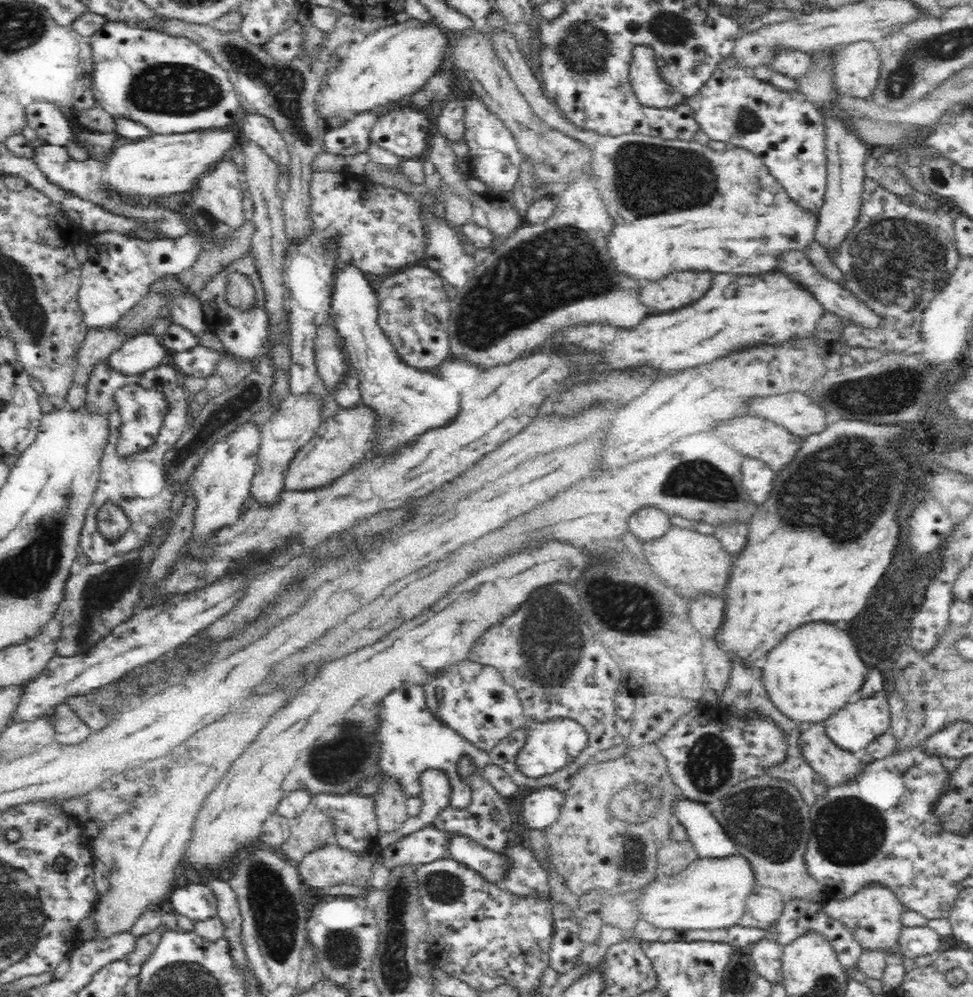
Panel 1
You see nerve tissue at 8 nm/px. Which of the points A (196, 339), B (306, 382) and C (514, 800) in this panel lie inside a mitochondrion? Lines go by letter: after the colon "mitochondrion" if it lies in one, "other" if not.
A: other
B: other
C: other

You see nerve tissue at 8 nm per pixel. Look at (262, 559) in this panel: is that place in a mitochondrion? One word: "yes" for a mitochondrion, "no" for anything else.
no

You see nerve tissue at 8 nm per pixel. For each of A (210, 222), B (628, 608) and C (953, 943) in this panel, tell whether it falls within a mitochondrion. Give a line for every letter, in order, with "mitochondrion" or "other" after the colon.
A: mitochondrion
B: mitochondrion
C: other

